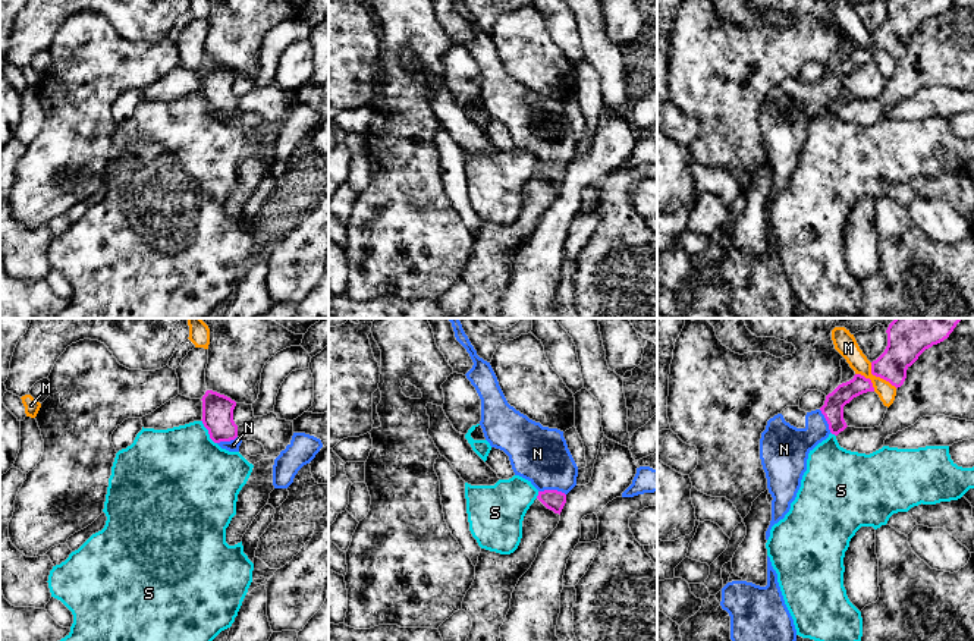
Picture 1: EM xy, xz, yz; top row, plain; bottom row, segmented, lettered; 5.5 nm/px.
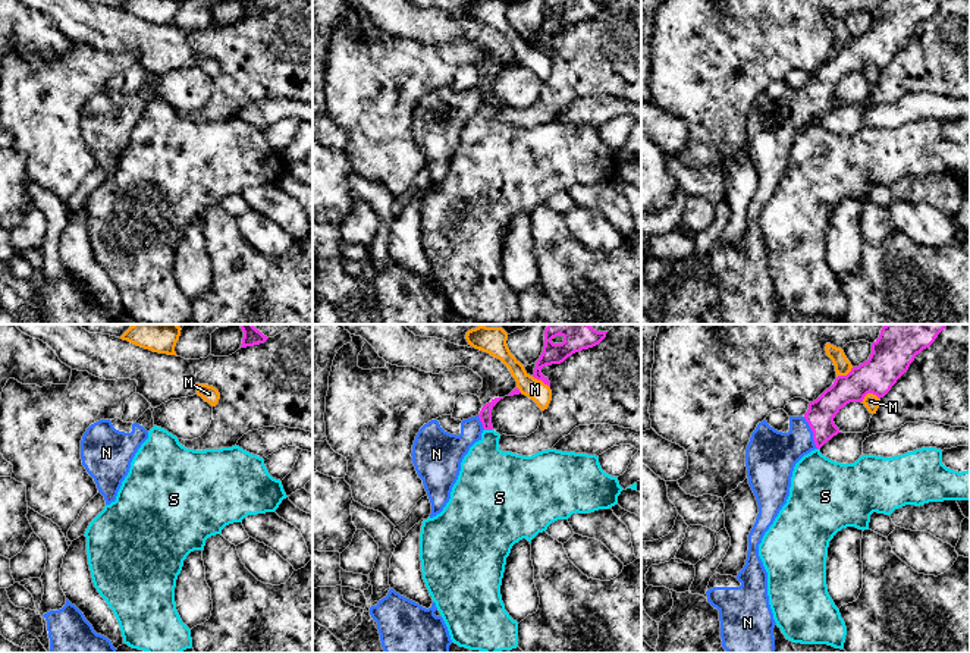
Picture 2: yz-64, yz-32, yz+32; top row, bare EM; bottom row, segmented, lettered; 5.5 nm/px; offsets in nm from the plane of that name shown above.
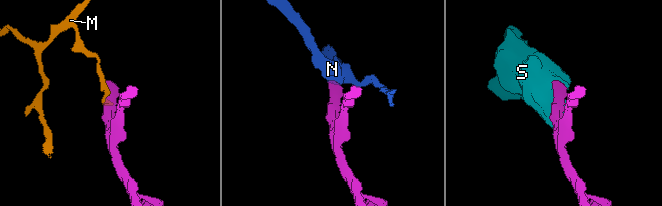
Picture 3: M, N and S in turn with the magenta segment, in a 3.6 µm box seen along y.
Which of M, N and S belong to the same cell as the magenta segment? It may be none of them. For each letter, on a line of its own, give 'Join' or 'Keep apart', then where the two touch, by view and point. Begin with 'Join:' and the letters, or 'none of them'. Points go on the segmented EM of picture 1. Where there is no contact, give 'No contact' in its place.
Join: N
M: Keep apart. Touches magenta at yz (879, 376)
N: Join. Touches magenta at xz (552, 490)
S: Keep apart. Touches magenta at xy (209, 431)

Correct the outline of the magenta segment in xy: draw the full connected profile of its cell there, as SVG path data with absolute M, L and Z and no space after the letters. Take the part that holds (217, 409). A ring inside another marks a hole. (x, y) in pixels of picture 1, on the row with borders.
M213 390L202 396L202 424L210 439L221 449L239 452L242 440L238 437L238 425L233 421L236 402Z

